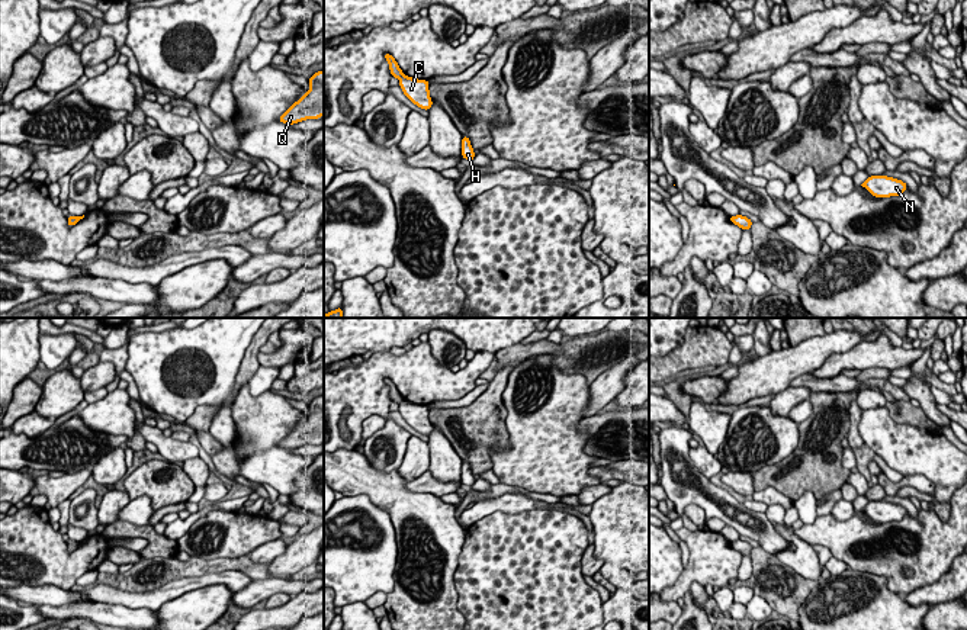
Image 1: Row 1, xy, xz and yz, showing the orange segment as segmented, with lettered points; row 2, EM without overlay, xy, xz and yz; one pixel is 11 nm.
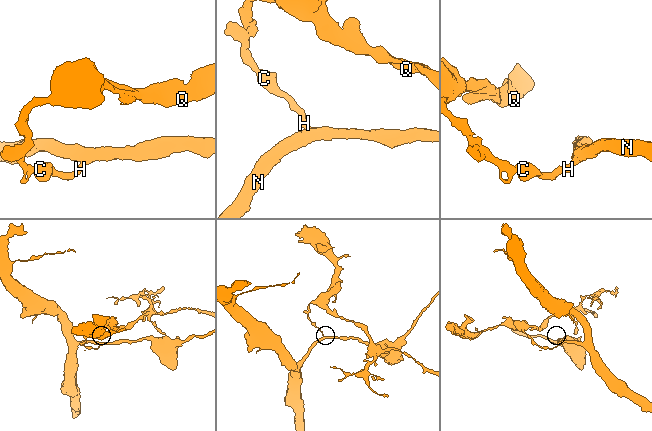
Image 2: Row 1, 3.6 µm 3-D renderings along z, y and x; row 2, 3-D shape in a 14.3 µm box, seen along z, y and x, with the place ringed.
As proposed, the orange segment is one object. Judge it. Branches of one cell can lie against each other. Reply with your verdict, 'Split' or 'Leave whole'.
Split

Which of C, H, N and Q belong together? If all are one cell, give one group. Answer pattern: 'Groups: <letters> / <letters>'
Groups: C H N / Q

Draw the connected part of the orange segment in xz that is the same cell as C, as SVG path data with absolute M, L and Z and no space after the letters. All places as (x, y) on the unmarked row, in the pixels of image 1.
M408 401L399 404L402 418L418 433L430 435L433 425L430 422L428 405L418 405Z

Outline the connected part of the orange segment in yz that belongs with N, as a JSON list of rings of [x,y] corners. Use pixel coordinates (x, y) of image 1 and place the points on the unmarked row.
[[[883,499],[870,501],[861,511],[865,512],[870,520],[881,524],[900,521],[907,514],[905,507]]]

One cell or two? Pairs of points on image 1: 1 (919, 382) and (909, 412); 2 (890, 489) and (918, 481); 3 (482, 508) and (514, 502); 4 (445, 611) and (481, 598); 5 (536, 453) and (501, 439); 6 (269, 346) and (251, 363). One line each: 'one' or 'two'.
1: two
2: one
3: one
4: two
5: two
6: two

